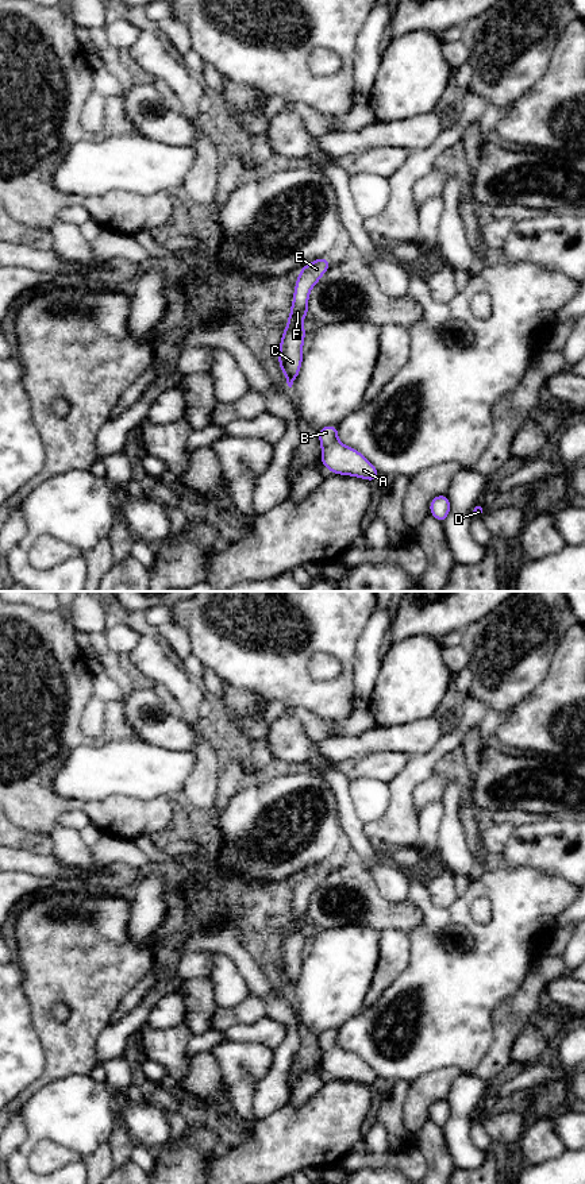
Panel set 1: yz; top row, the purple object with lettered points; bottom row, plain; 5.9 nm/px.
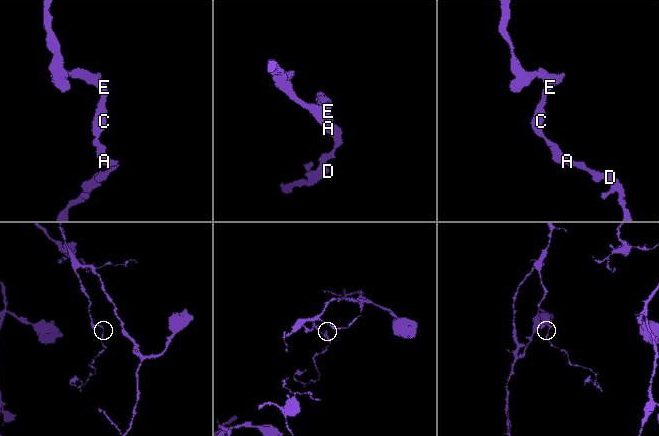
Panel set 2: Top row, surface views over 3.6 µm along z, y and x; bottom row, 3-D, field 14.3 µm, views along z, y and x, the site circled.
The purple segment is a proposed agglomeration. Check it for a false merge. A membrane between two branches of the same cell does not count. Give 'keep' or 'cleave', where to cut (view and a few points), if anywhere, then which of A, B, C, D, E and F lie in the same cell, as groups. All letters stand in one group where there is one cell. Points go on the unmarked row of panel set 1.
keep; cut none; groups A B C D E F

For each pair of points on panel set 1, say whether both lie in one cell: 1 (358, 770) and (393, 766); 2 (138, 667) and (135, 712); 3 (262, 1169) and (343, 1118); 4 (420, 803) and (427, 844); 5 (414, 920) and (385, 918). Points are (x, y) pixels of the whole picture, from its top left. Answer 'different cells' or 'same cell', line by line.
1: same cell
2: different cells
3: same cell
4: different cells
5: same cell

